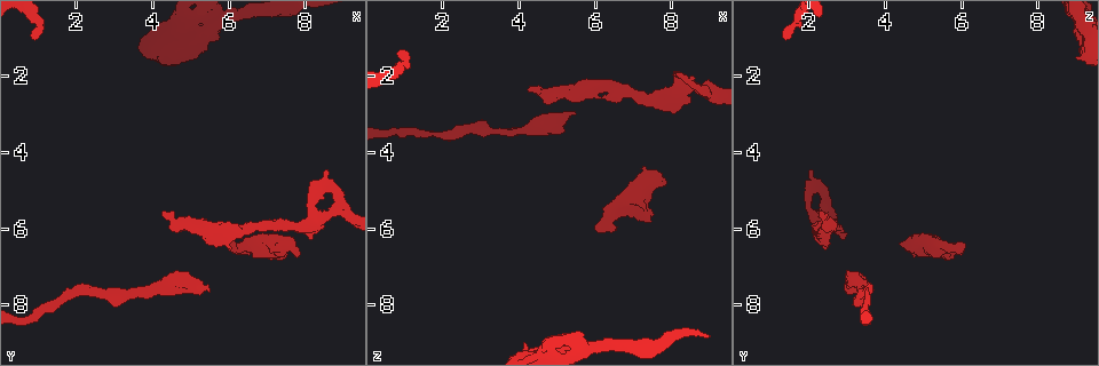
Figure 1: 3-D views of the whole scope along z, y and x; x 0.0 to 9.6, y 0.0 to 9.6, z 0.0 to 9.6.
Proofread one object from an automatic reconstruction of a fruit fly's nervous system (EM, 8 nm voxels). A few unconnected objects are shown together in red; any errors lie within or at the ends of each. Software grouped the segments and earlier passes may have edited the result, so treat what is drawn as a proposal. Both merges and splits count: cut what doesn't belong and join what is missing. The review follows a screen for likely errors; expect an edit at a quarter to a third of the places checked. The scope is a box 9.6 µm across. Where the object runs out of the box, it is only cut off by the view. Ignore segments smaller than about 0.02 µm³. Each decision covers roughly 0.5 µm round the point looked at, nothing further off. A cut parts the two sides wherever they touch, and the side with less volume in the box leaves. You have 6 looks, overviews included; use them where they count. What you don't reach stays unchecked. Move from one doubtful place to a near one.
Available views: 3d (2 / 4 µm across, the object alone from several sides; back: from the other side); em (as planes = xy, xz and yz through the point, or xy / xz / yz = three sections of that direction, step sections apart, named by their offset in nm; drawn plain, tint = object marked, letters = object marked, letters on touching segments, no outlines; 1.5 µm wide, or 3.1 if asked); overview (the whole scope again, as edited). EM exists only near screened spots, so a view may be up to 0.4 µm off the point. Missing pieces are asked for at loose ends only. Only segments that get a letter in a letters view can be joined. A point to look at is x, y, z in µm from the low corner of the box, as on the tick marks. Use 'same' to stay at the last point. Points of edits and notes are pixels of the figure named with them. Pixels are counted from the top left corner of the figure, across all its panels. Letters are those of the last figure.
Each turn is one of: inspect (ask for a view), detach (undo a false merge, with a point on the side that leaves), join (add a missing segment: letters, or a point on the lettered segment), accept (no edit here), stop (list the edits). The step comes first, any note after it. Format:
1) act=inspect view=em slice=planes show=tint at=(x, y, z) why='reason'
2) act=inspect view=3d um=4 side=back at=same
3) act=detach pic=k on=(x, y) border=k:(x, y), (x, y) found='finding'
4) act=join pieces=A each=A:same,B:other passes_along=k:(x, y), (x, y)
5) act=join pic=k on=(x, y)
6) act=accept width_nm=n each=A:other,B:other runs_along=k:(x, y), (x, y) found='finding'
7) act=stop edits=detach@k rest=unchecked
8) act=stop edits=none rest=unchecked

act=inspect view=em slice=yz step=8 show=tint at=(8.50, 4.75, 2.10) why='touches itself'

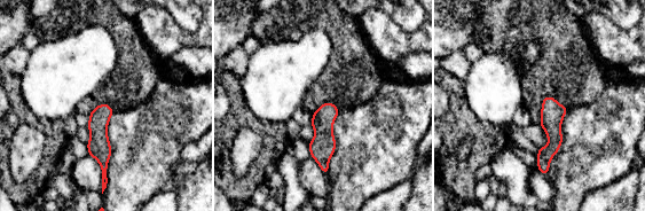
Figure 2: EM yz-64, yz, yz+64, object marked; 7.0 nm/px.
act=inspect view=em slice=planes show=tint at=same

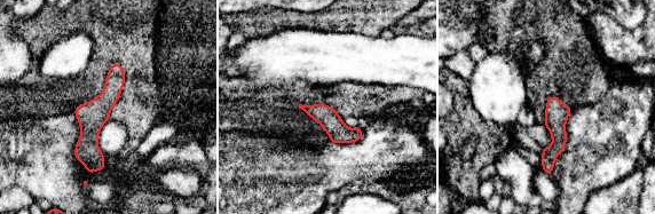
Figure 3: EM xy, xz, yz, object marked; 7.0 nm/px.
act=inspect view=em slice=planes show=letters at=same why='what lies round it'

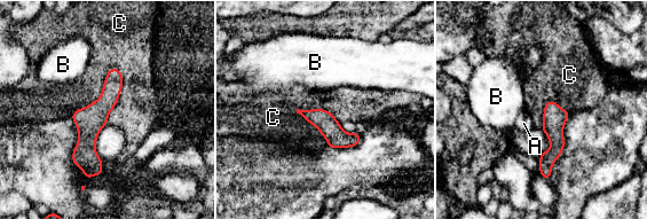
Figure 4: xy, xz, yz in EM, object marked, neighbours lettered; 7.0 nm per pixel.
act=accept longest_contact=C:480nm each=A:other,B:other,C:other runs_along=4:(113, 70), (89, 120), (88, 174) found='continuous, no second neuron'

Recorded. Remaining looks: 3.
act=inspect view=em slice=planes show=letters at=(8.10, 6.25, 2.90) why='branch stops here'

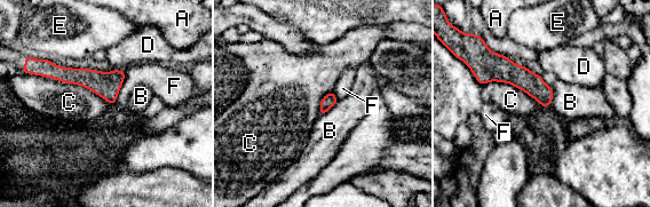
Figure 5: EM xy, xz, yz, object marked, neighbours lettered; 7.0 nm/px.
act=accept width_nm=100 each=A:other,B:other,C:other,D:other,E:other,F:other border=5:(31, 73), (85, 86), (112, 105) found='no lettered segment goes on from it'

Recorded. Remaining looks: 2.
act=inspect view=3d um=2 at=(5.50, 7.65, 2.90) why='branch stops here'

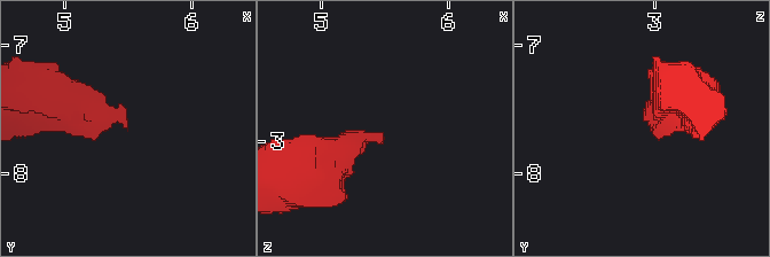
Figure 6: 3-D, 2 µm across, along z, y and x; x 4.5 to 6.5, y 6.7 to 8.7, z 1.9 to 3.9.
act=inspect view=em slice=planes show=letters at=(5.48, 7.60, 2.94)

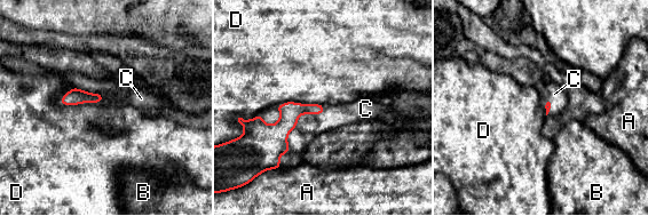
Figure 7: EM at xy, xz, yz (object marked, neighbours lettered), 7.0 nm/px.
act=join pieces=C each=A:other,B:other,C:same,D:other passes_along=7:(290, 111), (323, 110), (336, 116) found='it goes on there'

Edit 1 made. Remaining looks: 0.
act=stop edits=join@7 rest=unchecked

